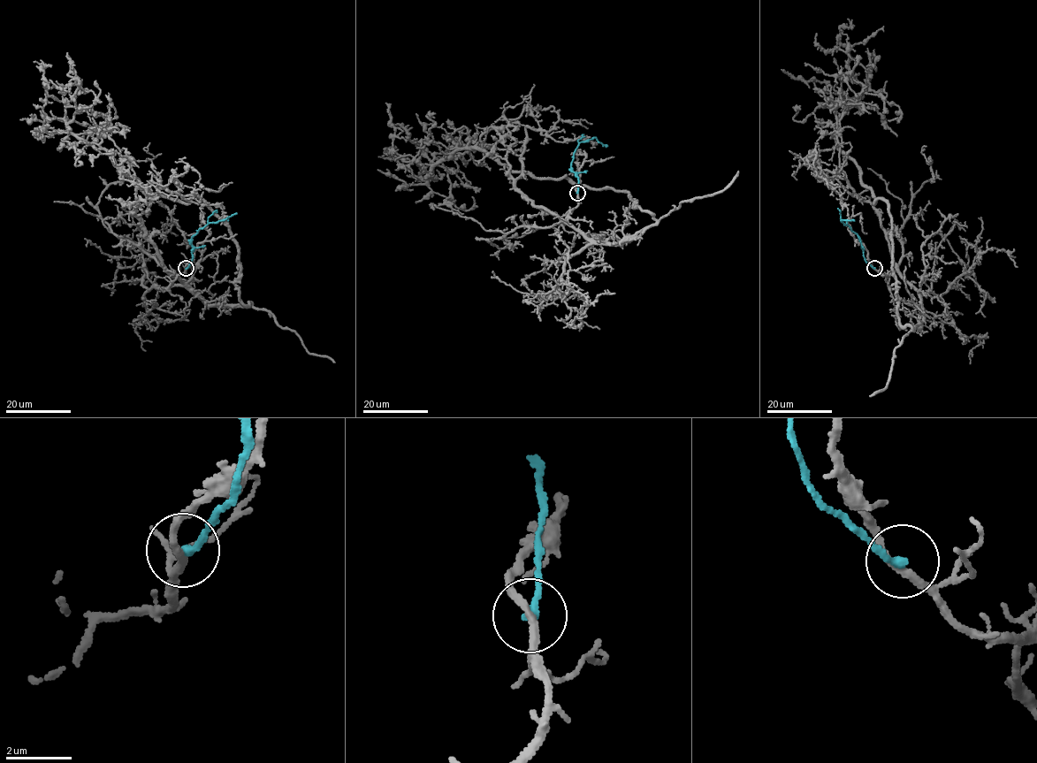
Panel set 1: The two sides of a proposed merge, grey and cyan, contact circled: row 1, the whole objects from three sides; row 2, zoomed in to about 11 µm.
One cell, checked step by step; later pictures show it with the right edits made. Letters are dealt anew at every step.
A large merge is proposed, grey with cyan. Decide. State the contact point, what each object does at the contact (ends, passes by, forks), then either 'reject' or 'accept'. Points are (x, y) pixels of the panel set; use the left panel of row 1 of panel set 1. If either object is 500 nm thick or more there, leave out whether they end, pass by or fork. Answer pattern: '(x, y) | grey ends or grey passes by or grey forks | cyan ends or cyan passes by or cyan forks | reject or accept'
(186, 268) | grey passes by | cyan ends | reject

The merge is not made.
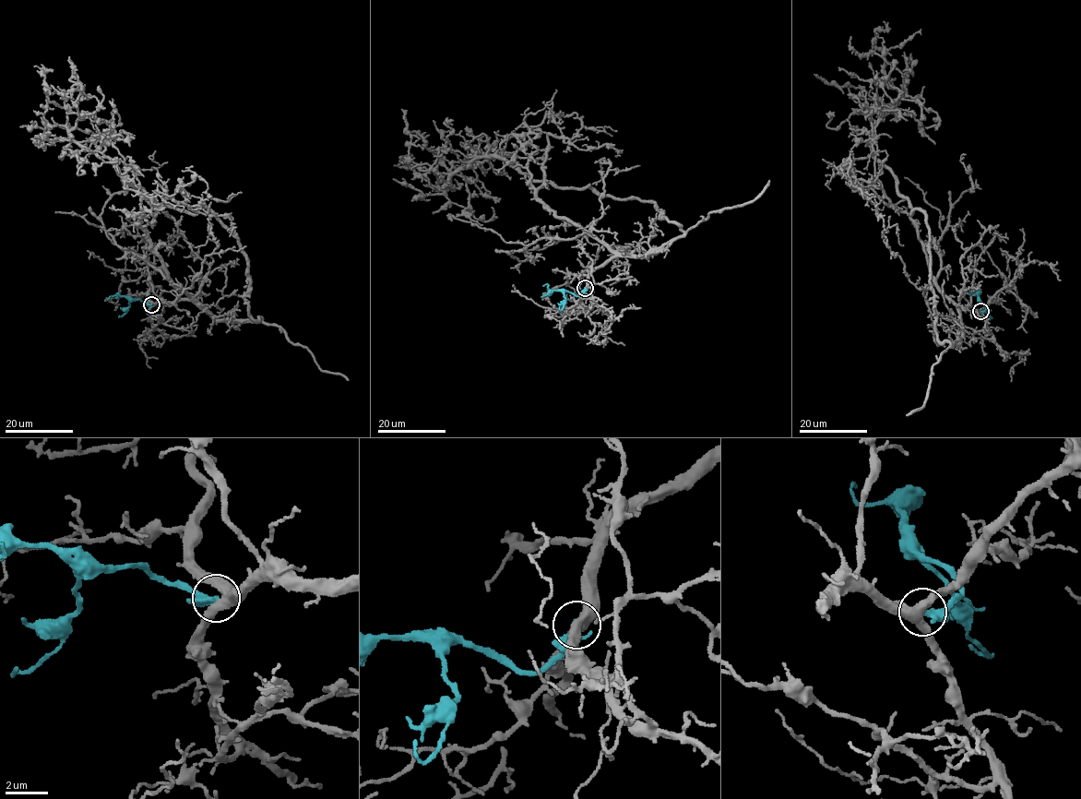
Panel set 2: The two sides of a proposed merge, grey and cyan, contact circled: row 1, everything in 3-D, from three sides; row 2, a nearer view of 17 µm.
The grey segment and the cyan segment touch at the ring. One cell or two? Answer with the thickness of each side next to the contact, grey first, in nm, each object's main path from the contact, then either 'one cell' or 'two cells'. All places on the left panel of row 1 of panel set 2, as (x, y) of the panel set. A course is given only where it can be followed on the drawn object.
calibres 400 and 360 nm; course grey (151, 304), (190, 298), (140, 226), (157, 202), (124, 163), (70, 136), (67, 111), (34, 65); course cyan (151, 304), (133, 300), (126, 313), (119, 316); two cells

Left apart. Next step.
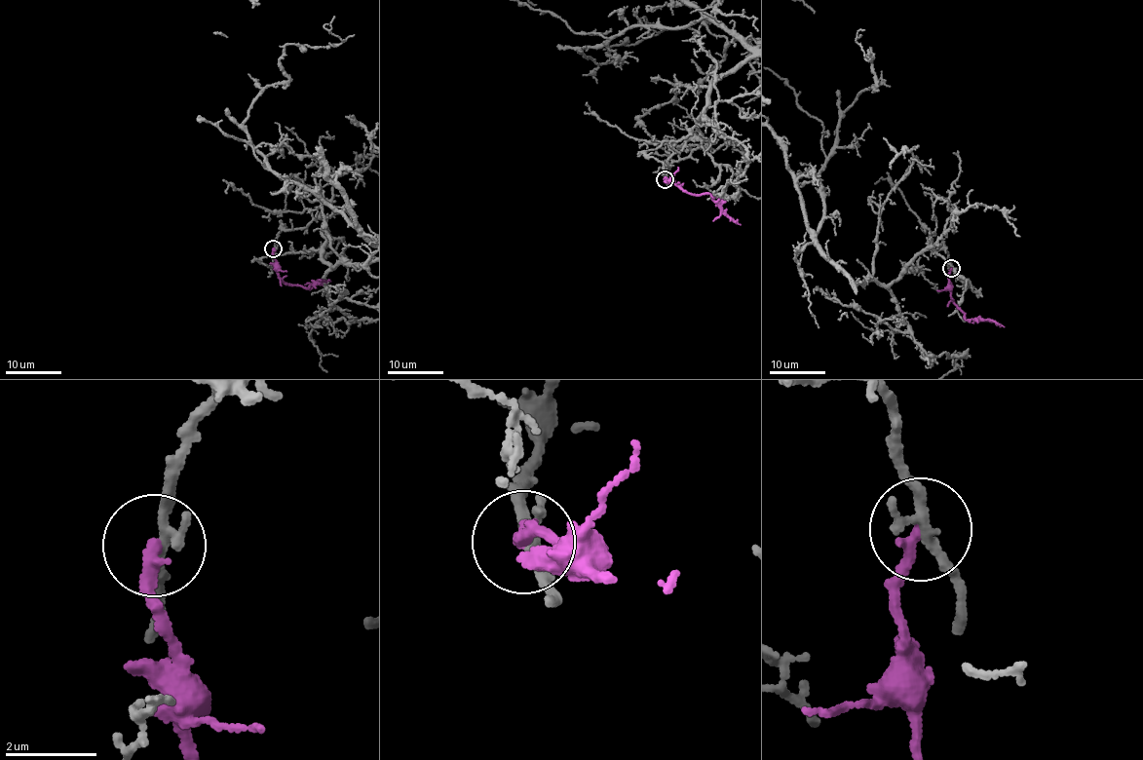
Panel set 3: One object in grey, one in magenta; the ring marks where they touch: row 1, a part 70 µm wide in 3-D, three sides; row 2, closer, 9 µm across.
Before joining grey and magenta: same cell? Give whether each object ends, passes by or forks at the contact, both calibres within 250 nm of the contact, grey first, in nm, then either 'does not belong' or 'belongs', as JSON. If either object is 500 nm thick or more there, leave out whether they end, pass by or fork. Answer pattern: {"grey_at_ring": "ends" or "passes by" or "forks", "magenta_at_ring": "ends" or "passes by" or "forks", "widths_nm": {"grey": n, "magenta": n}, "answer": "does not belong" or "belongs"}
{"grey_at_ring": "forks", "magenta_at_ring": "ends", "widths_nm": {"grey": 200, "magenta": 300}, "answer": "does not belong"}

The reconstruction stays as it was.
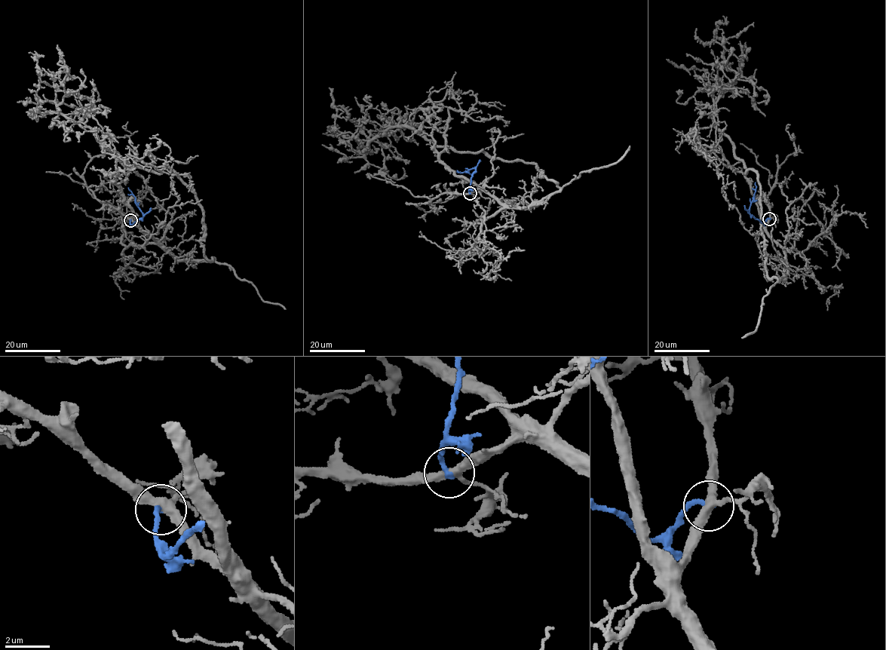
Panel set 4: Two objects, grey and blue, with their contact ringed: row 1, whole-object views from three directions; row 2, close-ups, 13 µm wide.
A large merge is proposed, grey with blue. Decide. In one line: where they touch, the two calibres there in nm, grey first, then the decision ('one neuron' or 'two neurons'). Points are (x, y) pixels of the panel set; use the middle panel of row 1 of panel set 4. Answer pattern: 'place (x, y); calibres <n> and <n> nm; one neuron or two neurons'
place (470, 193); calibres 340 and 240 nm; two neurons

